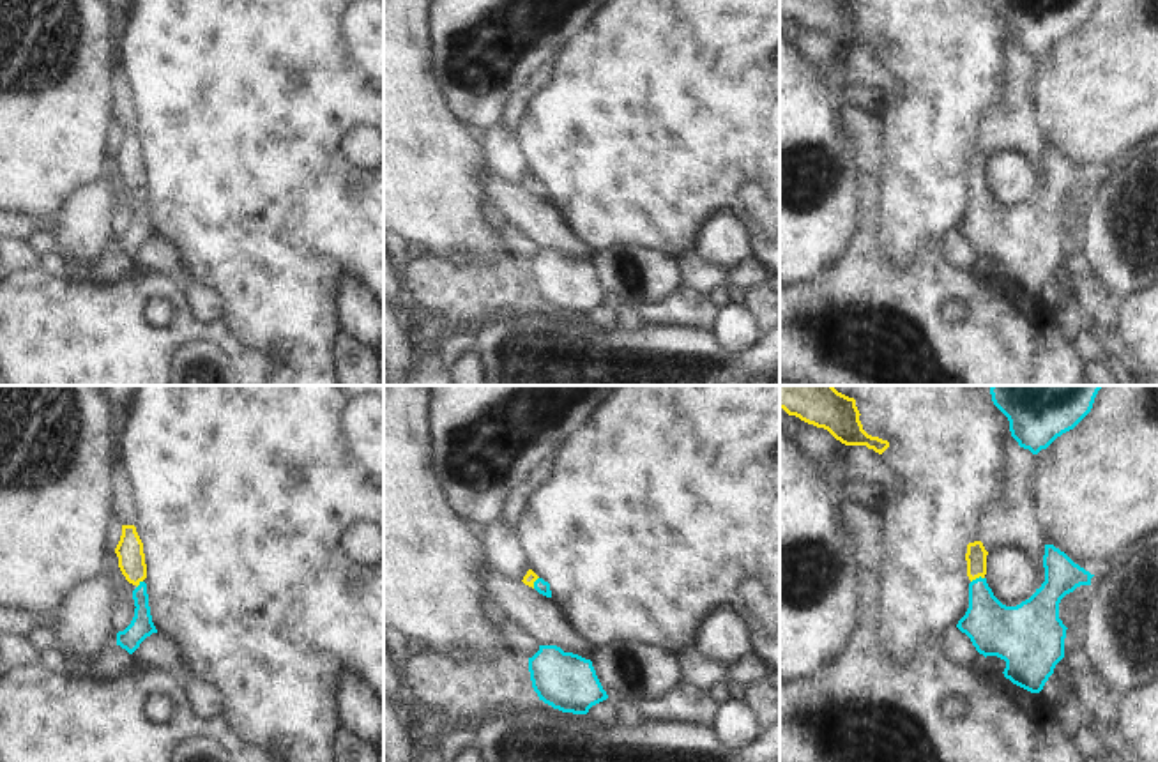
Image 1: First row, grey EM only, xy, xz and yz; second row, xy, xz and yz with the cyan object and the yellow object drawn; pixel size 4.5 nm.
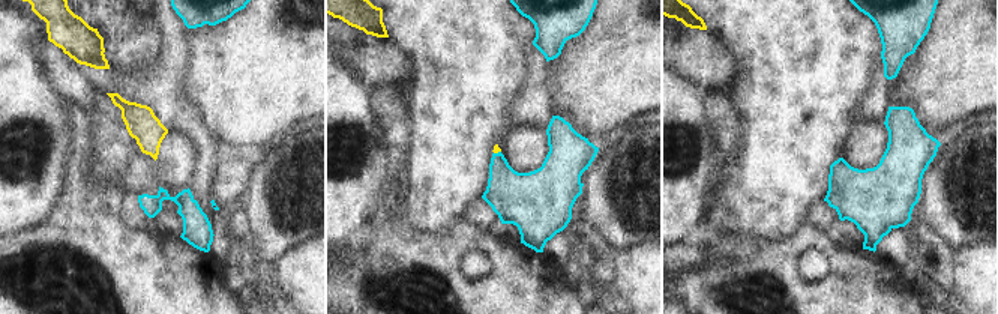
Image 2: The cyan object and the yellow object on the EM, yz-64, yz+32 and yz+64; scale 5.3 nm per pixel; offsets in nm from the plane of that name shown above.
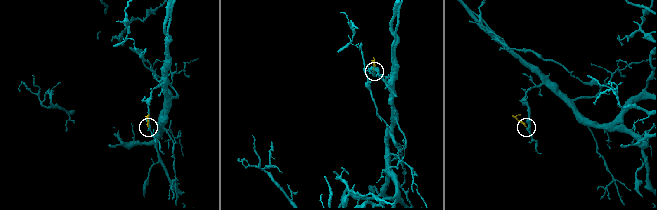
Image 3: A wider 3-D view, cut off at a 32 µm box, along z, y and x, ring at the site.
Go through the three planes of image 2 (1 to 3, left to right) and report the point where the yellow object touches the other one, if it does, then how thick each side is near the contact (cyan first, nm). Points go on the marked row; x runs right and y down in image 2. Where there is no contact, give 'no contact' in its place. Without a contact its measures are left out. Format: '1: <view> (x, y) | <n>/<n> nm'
1: no contact
2: yz+32 (498, 152) | 260/40 nm
3: no contact

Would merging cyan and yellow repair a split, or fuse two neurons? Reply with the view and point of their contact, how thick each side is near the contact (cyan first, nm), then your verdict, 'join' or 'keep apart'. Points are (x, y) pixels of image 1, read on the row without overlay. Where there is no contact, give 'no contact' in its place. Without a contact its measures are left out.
contact yz (976, 182); calibres 240 and 100 nm; join

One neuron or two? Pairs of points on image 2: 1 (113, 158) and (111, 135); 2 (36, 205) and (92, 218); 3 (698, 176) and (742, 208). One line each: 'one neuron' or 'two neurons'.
1: one neuron
2: two neurons
3: two neurons

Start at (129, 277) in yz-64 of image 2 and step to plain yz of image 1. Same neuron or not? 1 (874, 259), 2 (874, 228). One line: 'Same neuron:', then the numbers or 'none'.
Same neuron: 1, 2

